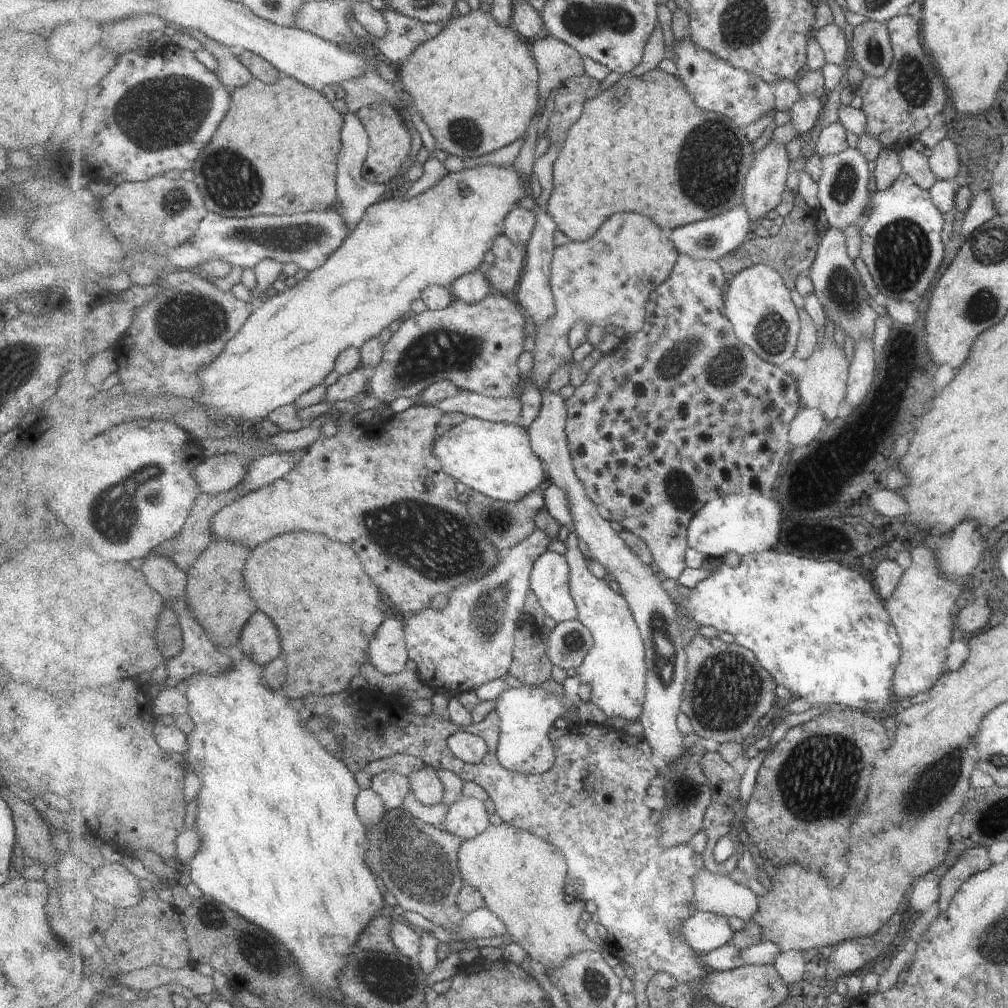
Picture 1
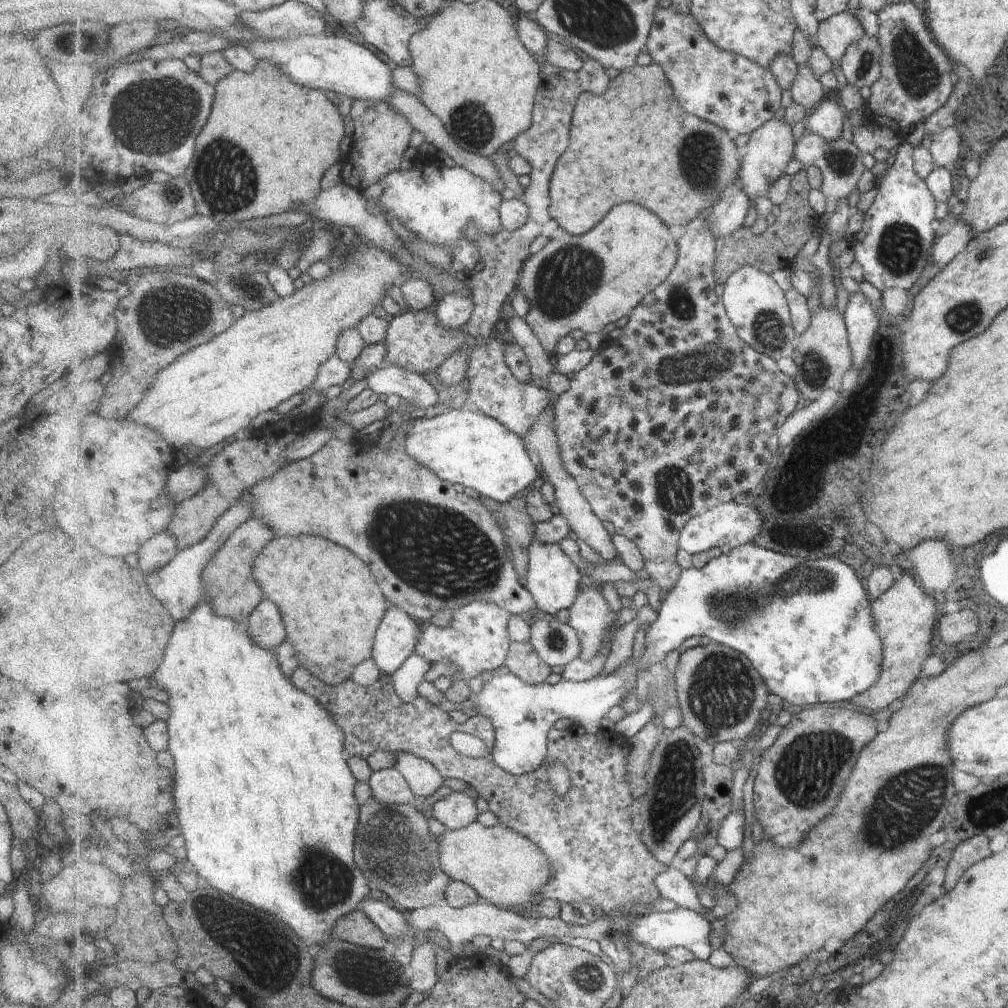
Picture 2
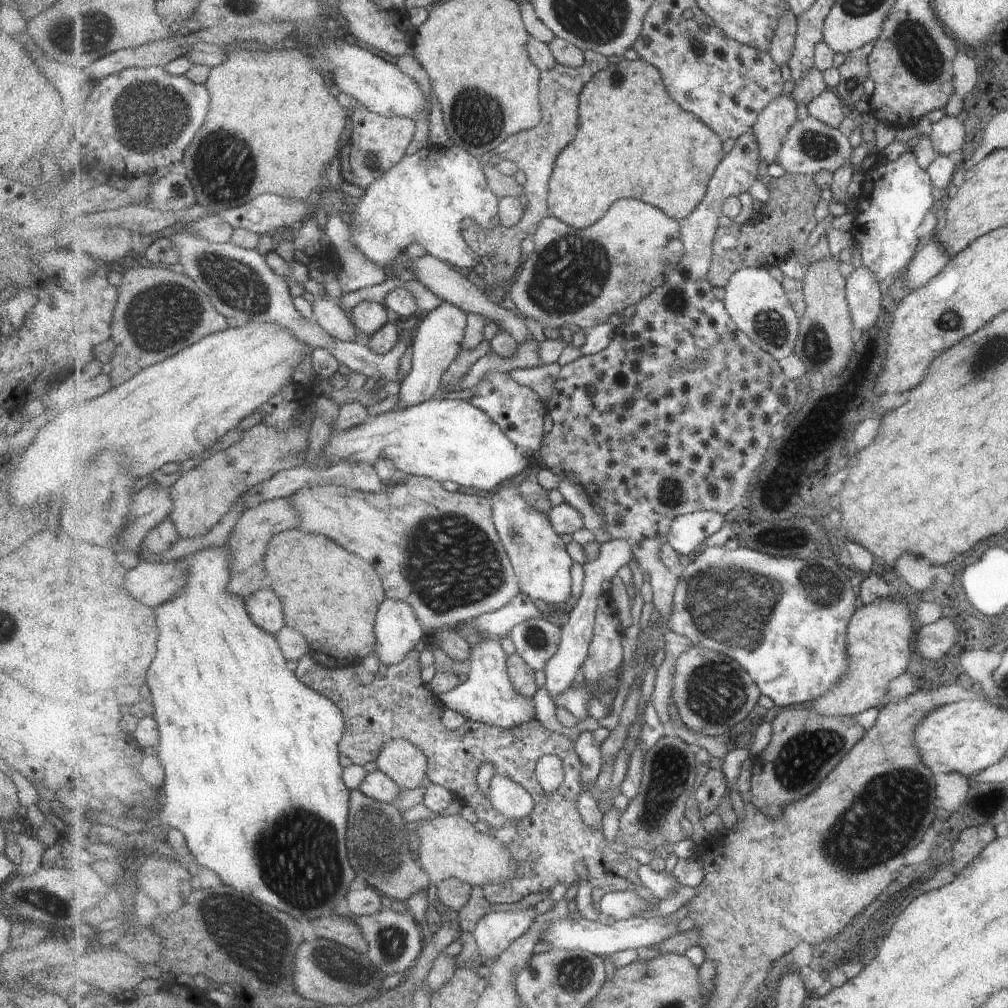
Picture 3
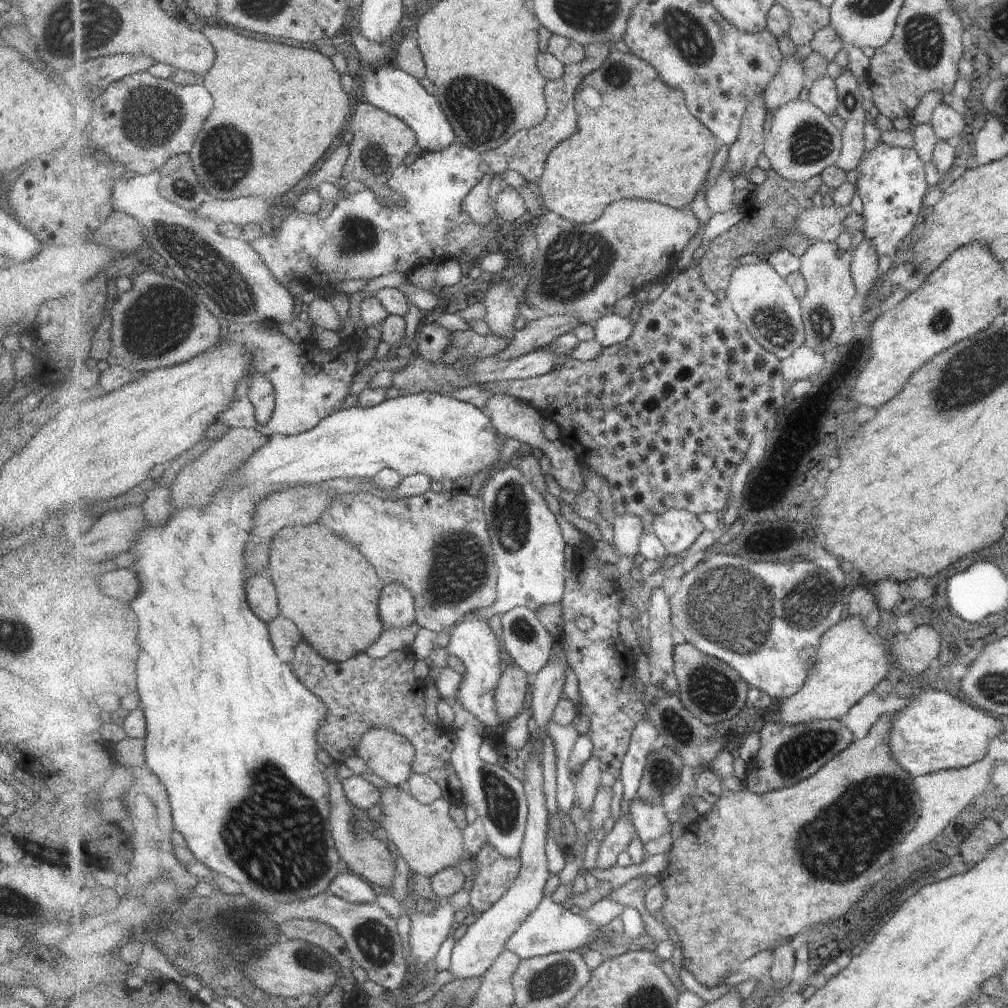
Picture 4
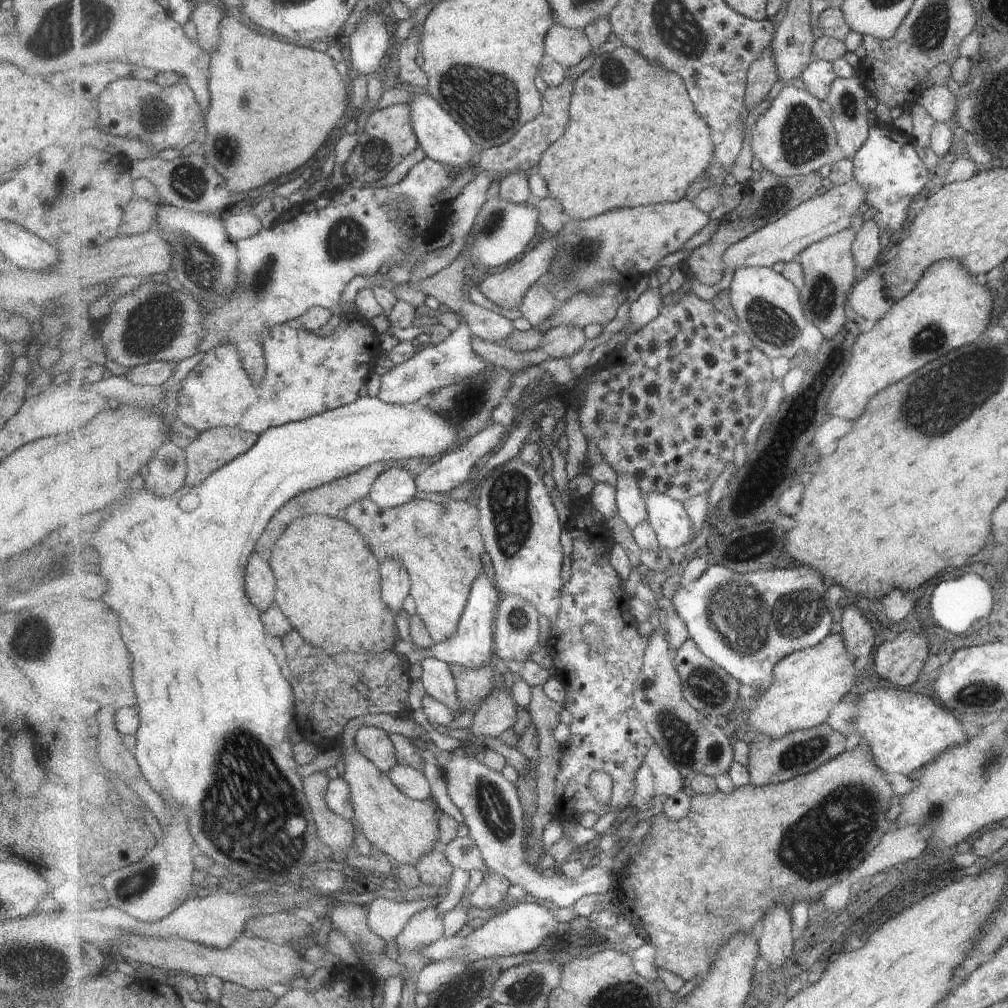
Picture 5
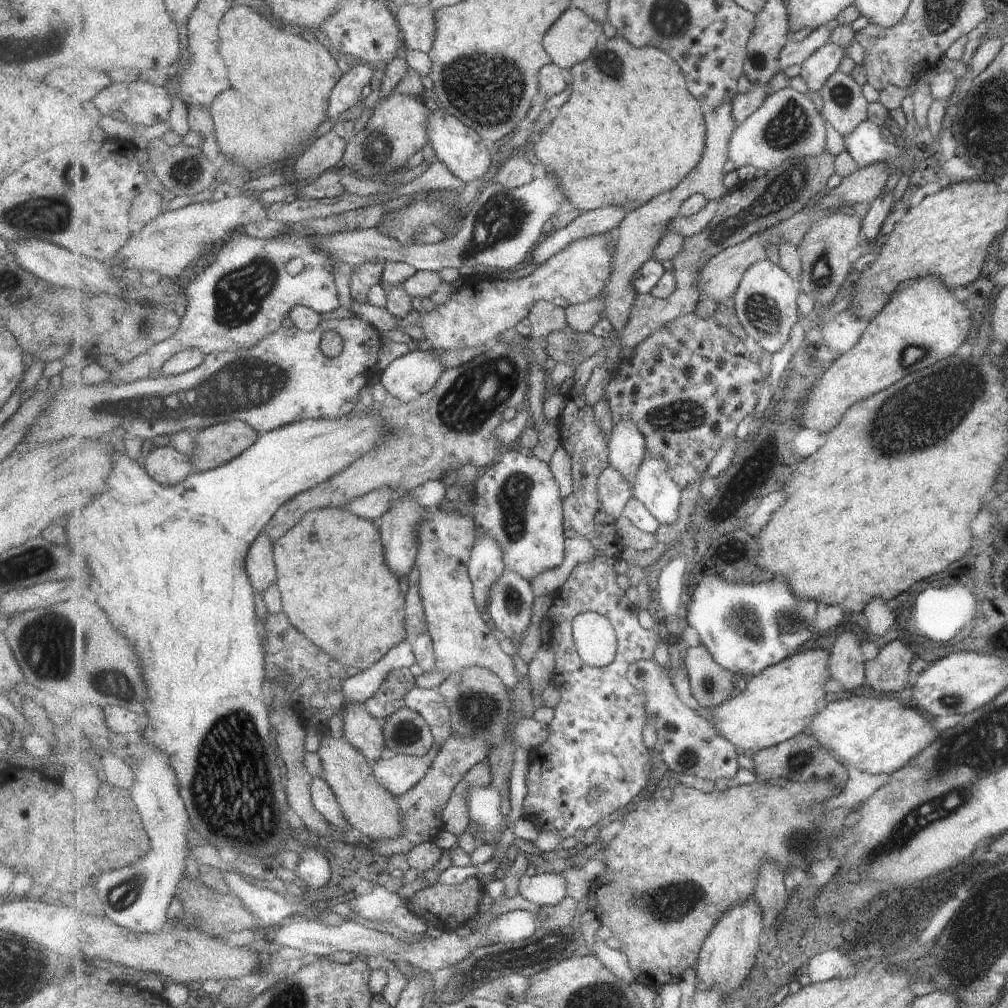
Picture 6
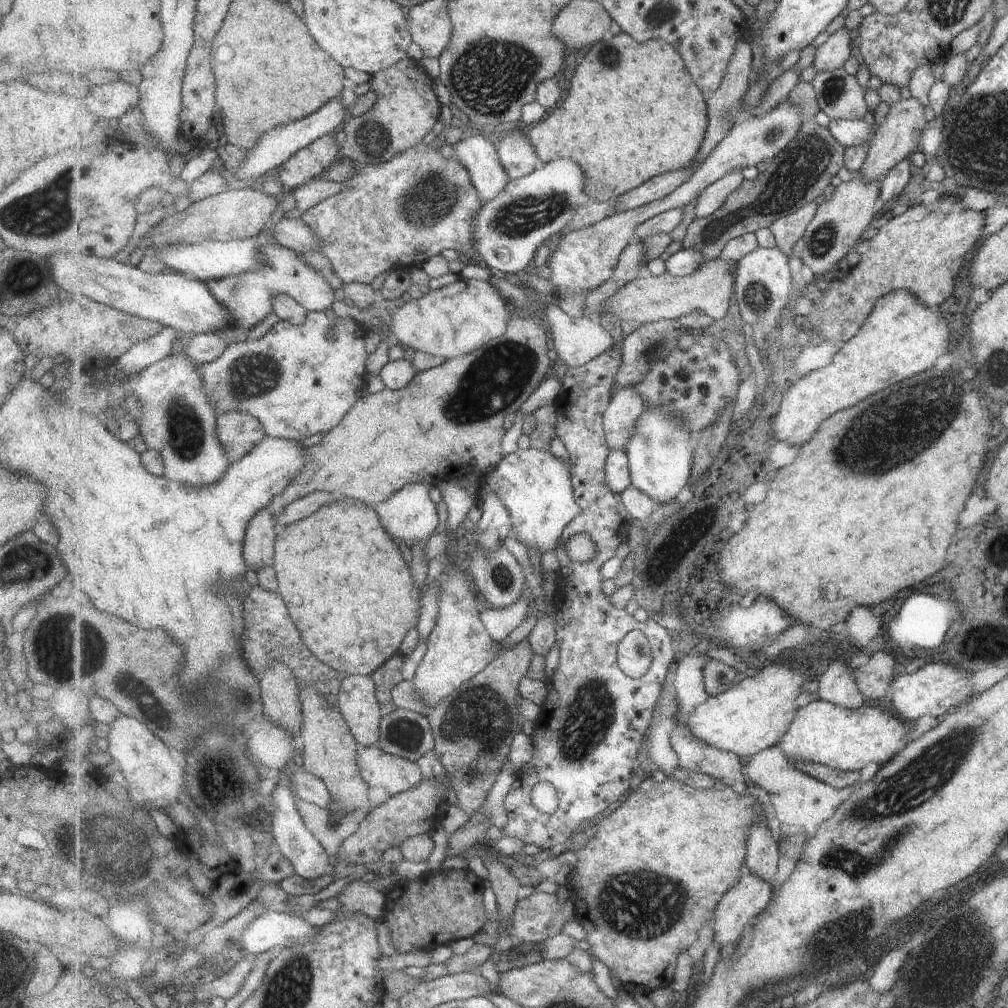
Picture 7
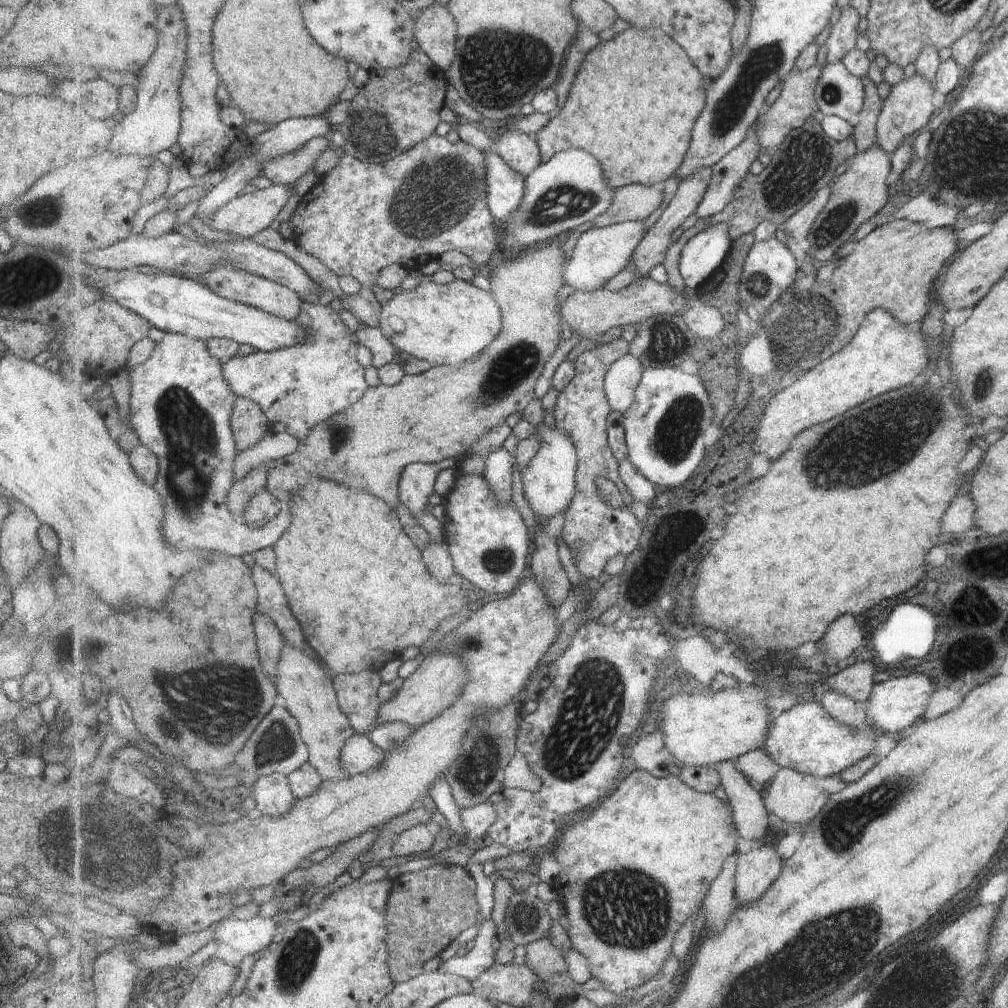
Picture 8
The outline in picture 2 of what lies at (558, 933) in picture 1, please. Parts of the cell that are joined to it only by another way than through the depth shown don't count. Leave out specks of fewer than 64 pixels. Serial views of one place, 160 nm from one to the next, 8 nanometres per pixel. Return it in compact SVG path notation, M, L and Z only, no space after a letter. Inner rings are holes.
M477 821L463 829L445 830L437 840L443 871L452 880L473 886L483 901L486 900L495 907L515 913L523 912L525 915L530 914L531 908L536 910L536 905L541 900L542 889L551 881L552 865L535 842L502 824L486 828Z

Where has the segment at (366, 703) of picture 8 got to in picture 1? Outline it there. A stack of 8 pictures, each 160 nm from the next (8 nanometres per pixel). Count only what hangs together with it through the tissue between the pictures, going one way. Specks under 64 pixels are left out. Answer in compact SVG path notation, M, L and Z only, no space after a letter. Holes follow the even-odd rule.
M427 765L427 768L415 772L408 777L413 796L418 802L435 806L445 798L445 786L441 784L437 770Z

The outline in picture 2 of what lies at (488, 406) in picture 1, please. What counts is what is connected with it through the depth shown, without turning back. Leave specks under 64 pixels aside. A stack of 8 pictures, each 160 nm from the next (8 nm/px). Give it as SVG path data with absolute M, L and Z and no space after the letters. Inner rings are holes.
M385 362L369 372L373 374L367 374L368 388L377 395L395 394L401 397L402 401L409 400L419 408L429 408L439 402L439 392L435 390L435 386L417 372L391 362Z

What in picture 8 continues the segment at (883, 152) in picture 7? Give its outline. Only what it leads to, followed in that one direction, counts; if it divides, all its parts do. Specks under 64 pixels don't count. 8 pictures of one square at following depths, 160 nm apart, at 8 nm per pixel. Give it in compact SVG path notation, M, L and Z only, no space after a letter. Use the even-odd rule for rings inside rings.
M915 74L911 78L907 80L903 78L893 85L882 102L876 118L876 146L885 154L891 154L903 140L913 138L917 134L917 130L921 130L927 124L929 116L934 111L931 105L934 91L933 84L928 83L923 76Z

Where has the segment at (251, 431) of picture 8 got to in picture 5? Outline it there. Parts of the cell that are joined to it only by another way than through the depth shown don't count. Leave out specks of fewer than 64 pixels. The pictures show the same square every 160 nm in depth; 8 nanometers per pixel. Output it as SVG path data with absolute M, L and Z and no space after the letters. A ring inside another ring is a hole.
M221 427L203 431L194 441L184 442L184 452L186 454L186 463L188 473L185 486L190 489L202 485L216 470L223 468L236 458L243 456L257 441L260 435L254 432L247 432L239 427Z

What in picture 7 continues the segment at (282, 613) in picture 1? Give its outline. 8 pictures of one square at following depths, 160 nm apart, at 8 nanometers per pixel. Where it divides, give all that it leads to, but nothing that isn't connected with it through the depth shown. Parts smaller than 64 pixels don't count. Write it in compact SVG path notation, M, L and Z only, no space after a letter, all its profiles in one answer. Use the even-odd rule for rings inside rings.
M341 496L341 502L335 502L331 506L323 506L317 514L312 514L299 522L287 525L286 530L277 537L276 555L274 556L274 566L278 583L280 586L280 594L283 594L285 604L287 605L290 617L293 619L295 626L302 634L303 640L309 647L309 650L320 658L327 666L337 669L338 671L348 672L350 675L371 675L375 670L379 670L379 666L383 666L389 658L400 654L399 648L407 636L407 632L411 628L417 628L418 618L421 616L421 607L419 608L419 596L422 595L421 587L417 586L414 574L403 560L403 554L399 550L398 544L394 538L386 531L382 525L381 517L373 508L369 510L369 506L359 506L359 500Z

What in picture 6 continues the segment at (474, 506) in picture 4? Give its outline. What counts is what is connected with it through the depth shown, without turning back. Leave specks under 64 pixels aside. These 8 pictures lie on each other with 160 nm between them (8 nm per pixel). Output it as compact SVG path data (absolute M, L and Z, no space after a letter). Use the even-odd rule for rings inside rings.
M426 507L426 512L430 518L418 528L419 552L416 560L418 570L418 587L420 590L424 611L426 612L426 621L428 622L428 632L432 636L434 644L434 653L436 656L436 670L445 672L447 680L452 674L457 674L461 670L480 666L492 670L499 675L508 686L513 690L517 686L517 678L514 658L503 652L499 646L497 636L487 626L487 617L479 612L478 606L474 601L474 584L470 577L470 560L472 559L472 550L479 539L480 531L475 531L477 527L474 517L464 516L458 512L447 509L438 509L436 507Z

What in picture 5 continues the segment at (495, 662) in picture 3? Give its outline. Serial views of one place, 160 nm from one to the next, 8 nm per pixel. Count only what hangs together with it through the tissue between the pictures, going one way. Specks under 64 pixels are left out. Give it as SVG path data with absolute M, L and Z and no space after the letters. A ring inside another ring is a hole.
M489 563L484 568L484 573L475 581L471 589L470 599L466 610L463 613L461 623L458 626L457 635L453 635L449 640L435 643L428 650L429 657L455 663L472 669L478 669L494 665L494 653L496 652L494 627L496 626L496 616L498 605L501 601L497 586L495 585L495 572Z

